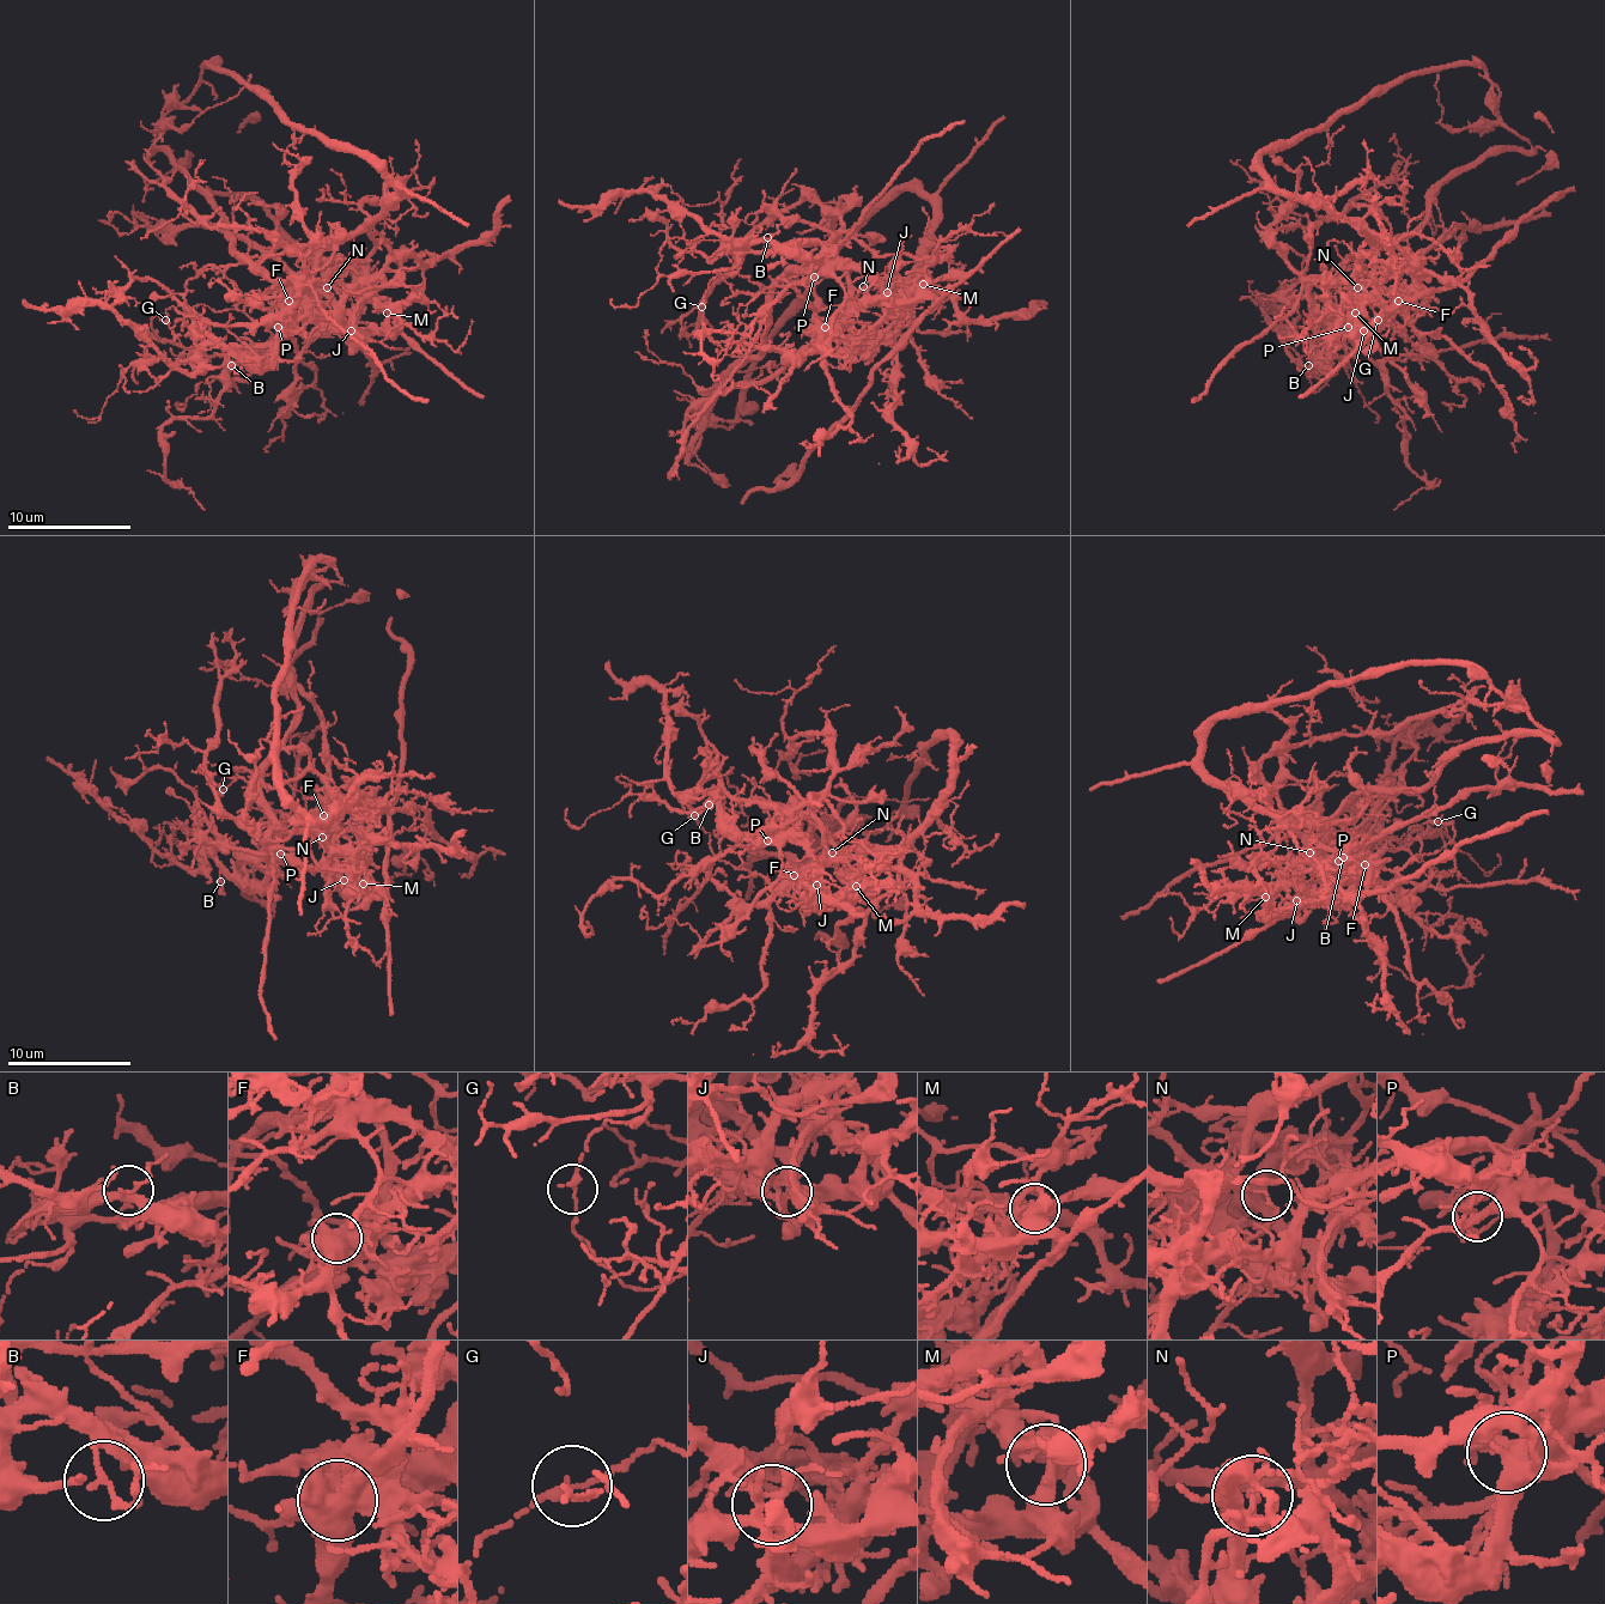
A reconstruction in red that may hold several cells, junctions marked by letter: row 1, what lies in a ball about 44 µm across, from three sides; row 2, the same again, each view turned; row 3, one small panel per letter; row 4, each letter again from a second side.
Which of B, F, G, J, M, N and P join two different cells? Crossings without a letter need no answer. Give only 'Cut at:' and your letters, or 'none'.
Cut at: F, G, J, N, P

